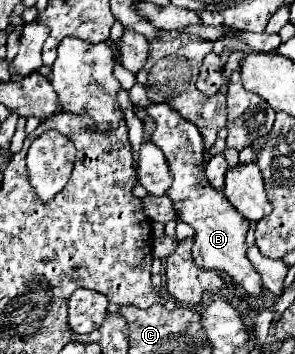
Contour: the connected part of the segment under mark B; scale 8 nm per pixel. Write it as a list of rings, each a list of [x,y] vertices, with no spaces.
[[[152,103],[144,107],[146,117],[154,121],[154,131],[150,135],[150,141],[164,151],[164,157],[170,167],[172,185],[166,191],[166,195],[172,199],[172,207],[176,209],[176,215],[180,221],[188,223],[194,233],[194,245],[192,245],[192,257],[198,267],[204,269],[216,269],[222,273],[228,273],[238,285],[246,289],[246,293],[258,297],[262,295],[262,279],[260,273],[252,267],[252,263],[246,257],[246,231],[248,221],[228,205],[228,201],[222,197],[220,191],[212,189],[206,175],[204,175],[204,155],[202,155],[202,135],[188,119],[184,119],[176,109],[172,109],[166,103]]]

